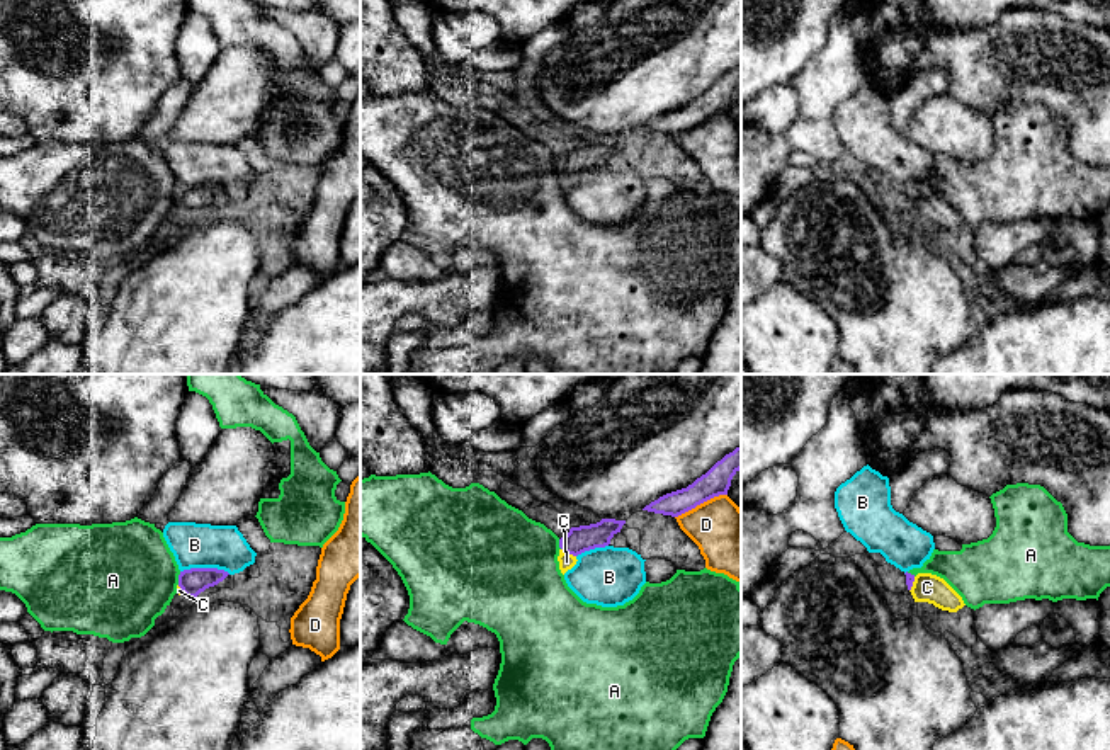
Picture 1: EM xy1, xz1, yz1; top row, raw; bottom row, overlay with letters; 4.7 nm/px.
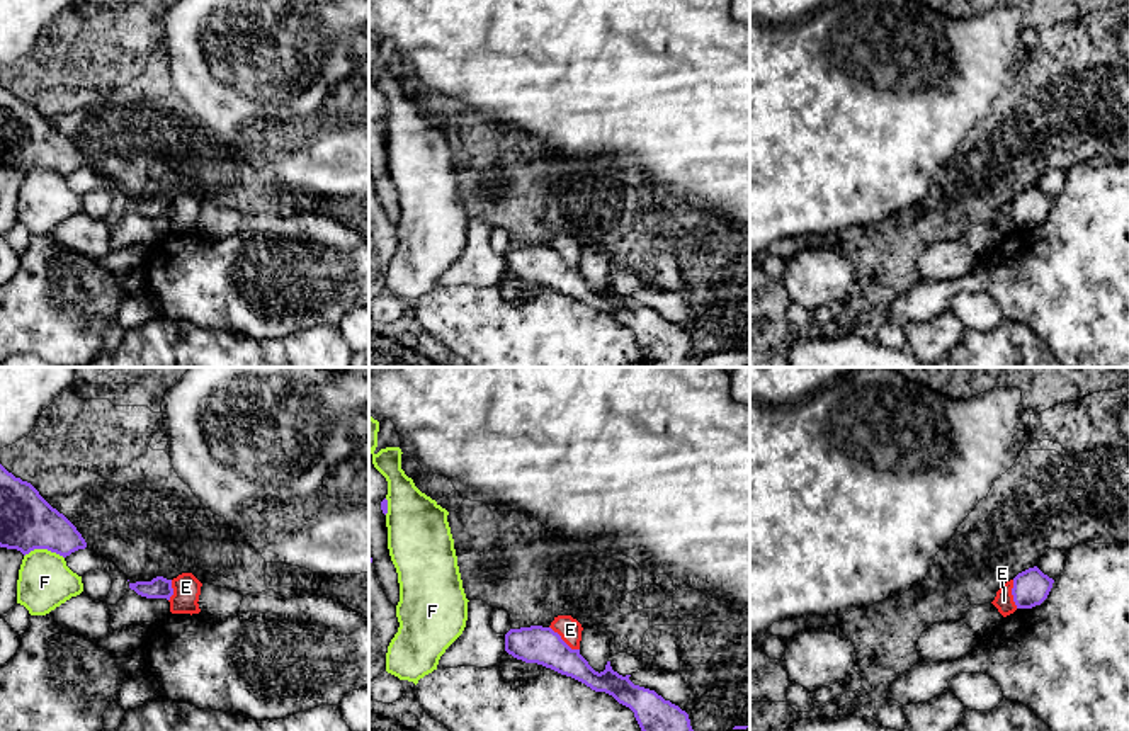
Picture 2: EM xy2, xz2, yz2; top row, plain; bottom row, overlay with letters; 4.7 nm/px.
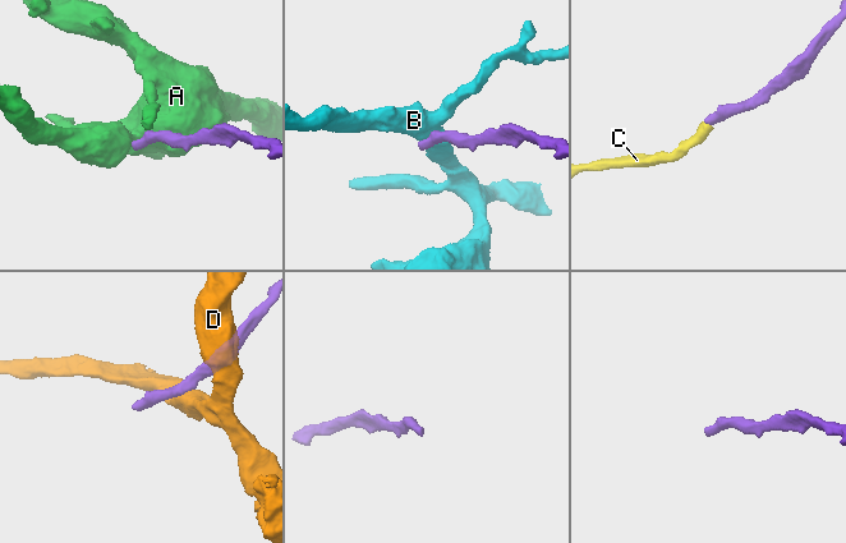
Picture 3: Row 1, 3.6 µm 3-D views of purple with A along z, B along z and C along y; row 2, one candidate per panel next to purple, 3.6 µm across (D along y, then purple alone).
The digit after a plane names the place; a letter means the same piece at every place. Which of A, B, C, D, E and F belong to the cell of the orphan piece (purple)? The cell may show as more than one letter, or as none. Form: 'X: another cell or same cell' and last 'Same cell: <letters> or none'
A: another cell
B: another cell
C: same cell
D: another cell
E: another cell
F: another cell
Same cell: C

